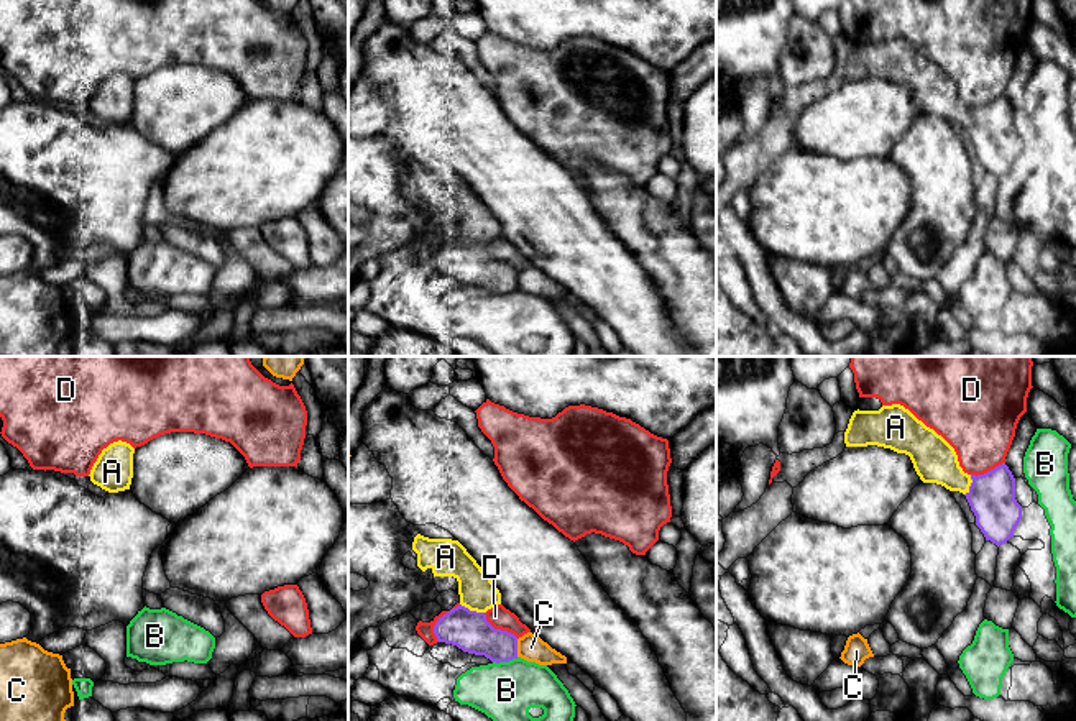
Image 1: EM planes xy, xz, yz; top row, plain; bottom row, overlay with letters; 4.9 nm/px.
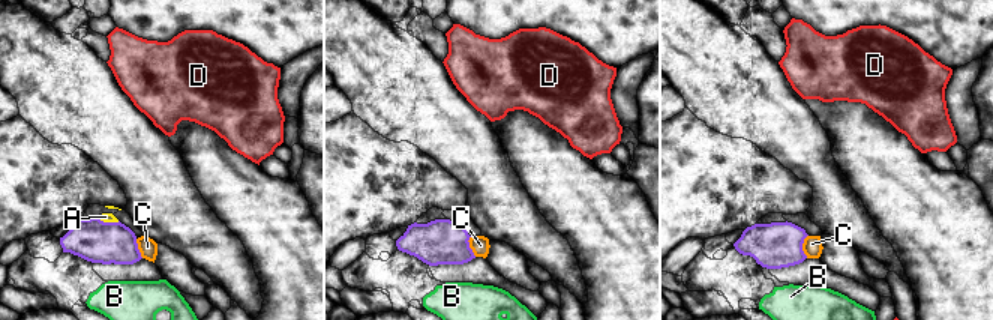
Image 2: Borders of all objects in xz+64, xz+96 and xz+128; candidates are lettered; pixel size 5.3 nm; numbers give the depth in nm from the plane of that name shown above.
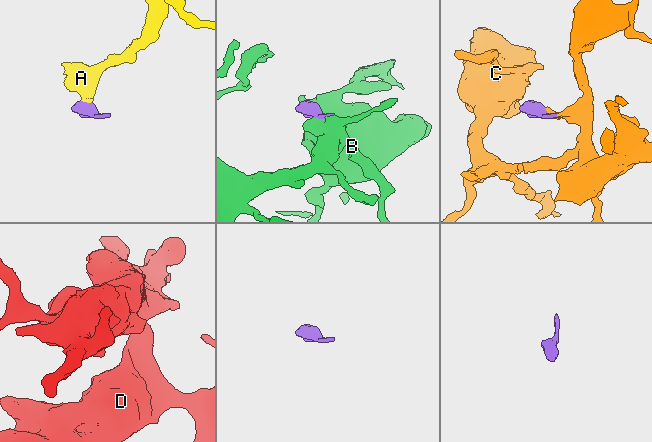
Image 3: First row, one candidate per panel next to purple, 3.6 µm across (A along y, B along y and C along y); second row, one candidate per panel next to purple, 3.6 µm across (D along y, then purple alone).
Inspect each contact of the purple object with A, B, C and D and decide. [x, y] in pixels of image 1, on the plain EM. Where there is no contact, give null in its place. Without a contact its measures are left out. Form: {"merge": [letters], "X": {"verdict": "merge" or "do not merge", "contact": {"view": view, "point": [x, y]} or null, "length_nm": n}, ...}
{"merge": ["A"], "A": {"verdict": "merge", "contact": {"view": "xz", "point": [472, 243]}, "length_nm": 130}, "B": {"verdict": "do not merge", "contact": {"view": "xz", "point": [505, 293]}, "length_nm": 130}, "C": {"verdict": "do not merge", "contact": {"view": "xz", "point": [516, 280]}, "length_nm": 90}, "D": {"verdict": "do not merge", "contact": {"view": "xz", "point": [500, 261]}, "length_nm": 220}}

